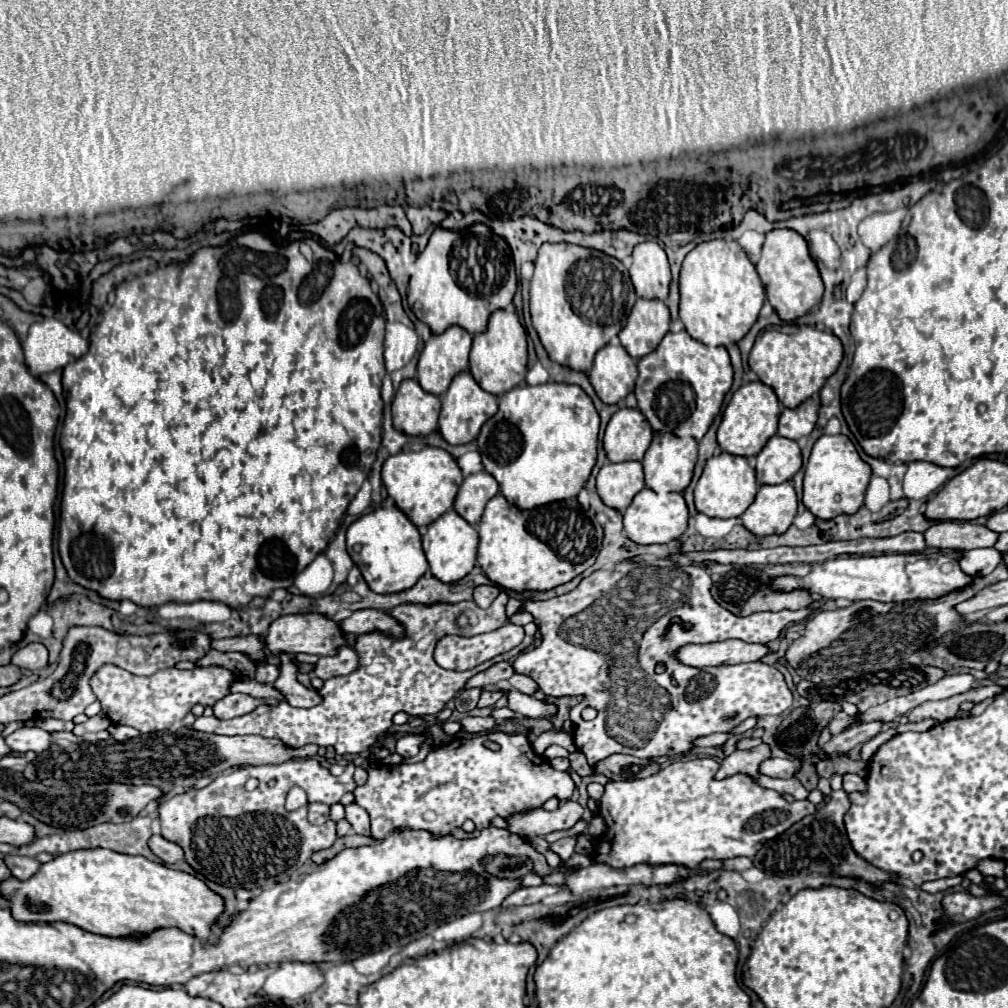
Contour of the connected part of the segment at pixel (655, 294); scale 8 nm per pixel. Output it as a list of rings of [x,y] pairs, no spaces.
[[[642,242],[634,248],[630,280],[640,298],[668,300],[672,274],[666,252],[658,242]]]

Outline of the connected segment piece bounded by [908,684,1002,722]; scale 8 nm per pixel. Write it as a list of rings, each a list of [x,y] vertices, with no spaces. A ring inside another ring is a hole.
[[[992,684],[992,686],[984,686],[984,688],[980,688],[980,690],[984,690],[984,692],[972,692],[972,690],[970,690],[970,692],[964,692],[964,694],[952,696],[952,698],[948,698],[948,700],[922,702],[922,704],[920,704],[922,708],[916,706],[916,708],[908,714],[908,720],[910,720],[910,722],[922,722],[922,720],[932,718],[932,720],[936,720],[936,722],[946,722],[946,720],[950,720],[950,718],[954,718],[954,716],[958,714],[962,702],[980,704],[982,700],[986,700],[986,698],[990,698],[990,696],[996,696],[996,694],[992,694],[992,692],[1000,692],[1002,688],[996,686],[996,684]]]

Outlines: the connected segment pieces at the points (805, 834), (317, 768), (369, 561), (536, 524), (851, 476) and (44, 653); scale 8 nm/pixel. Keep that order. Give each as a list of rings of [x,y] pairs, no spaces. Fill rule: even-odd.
[[[844,790],[832,792],[828,802],[818,812],[802,818],[798,824],[788,828],[782,836],[774,838],[772,842],[766,842],[754,856],[754,866],[760,868],[768,876],[774,876],[774,874],[792,876],[792,874],[816,872],[816,874],[824,874],[824,876],[832,876],[832,874],[854,876],[868,884],[882,884],[882,882],[894,878],[892,874],[886,874],[886,872],[874,868],[872,864],[868,864],[866,860],[862,860],[850,848],[850,842],[848,842],[846,830],[844,830],[844,822],[840,822],[842,816],[848,812],[848,808],[850,808],[848,794]]]
[[[314,758],[290,760],[278,766],[244,766],[218,776],[202,790],[188,790],[162,802],[158,810],[162,836],[184,848],[186,862],[204,878],[228,888],[268,888],[288,870],[306,864],[316,850],[330,848],[336,840],[336,826],[312,826],[306,818],[308,808],[294,812],[284,808],[286,794],[292,786],[300,786],[308,794],[308,802],[324,802],[328,806],[340,802],[346,792],[356,788],[354,764],[348,764],[342,776],[332,776]],[[248,778],[258,778],[260,786],[252,792],[244,788]]]
[[[382,506],[360,516],[346,532],[346,546],[364,580],[378,594],[404,592],[412,588],[428,570],[420,532],[396,506]]]
[[[502,494],[494,496],[482,514],[482,520],[476,526],[480,536],[478,548],[478,566],[490,578],[492,584],[510,592],[548,592],[560,584],[574,580],[586,568],[596,562],[596,556],[602,546],[602,526],[596,520],[596,514],[588,514],[576,498],[552,502],[534,510],[520,510],[504,500]]]
[[[820,436],[805,469],[802,502],[816,518],[832,520],[840,514],[850,516],[864,506],[864,494],[872,476],[870,466],[860,458],[856,446],[846,436]]]
[[[28,644],[24,648],[20,648],[14,656],[12,656],[12,664],[24,668],[24,670],[38,670],[48,666],[48,650],[44,644]]]

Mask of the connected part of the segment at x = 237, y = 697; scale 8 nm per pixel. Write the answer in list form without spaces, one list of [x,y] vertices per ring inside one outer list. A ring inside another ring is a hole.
[[[228,694],[226,698],[222,698],[220,702],[214,704],[214,716],[220,720],[230,720],[230,718],[250,714],[261,704],[274,706],[278,703],[279,700],[274,698],[256,699],[252,696],[246,696],[246,694]]]

